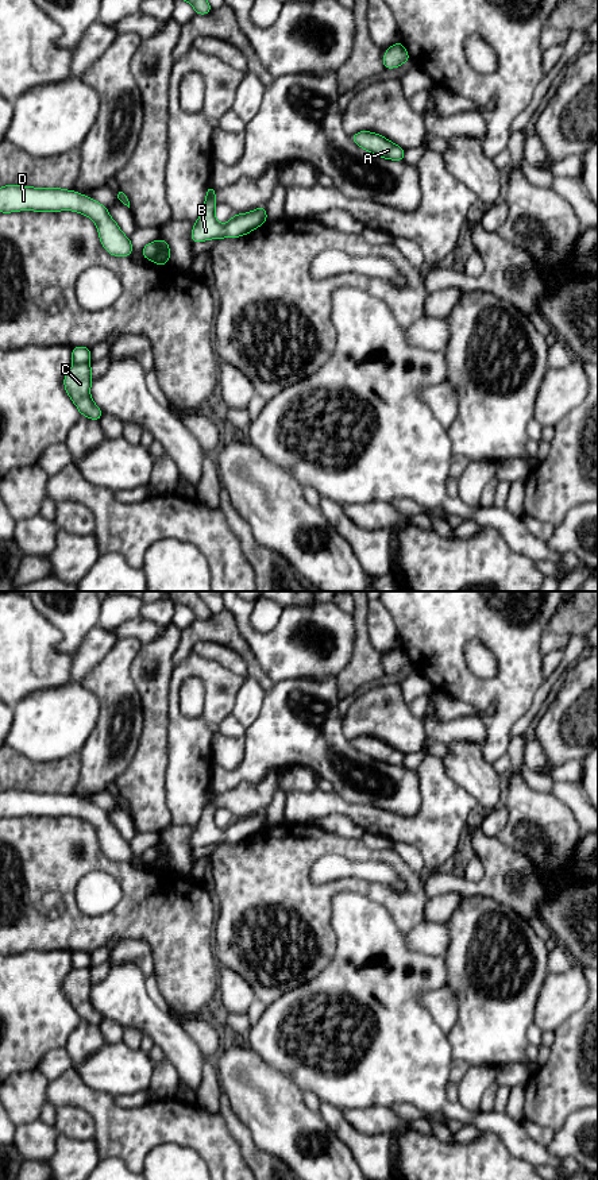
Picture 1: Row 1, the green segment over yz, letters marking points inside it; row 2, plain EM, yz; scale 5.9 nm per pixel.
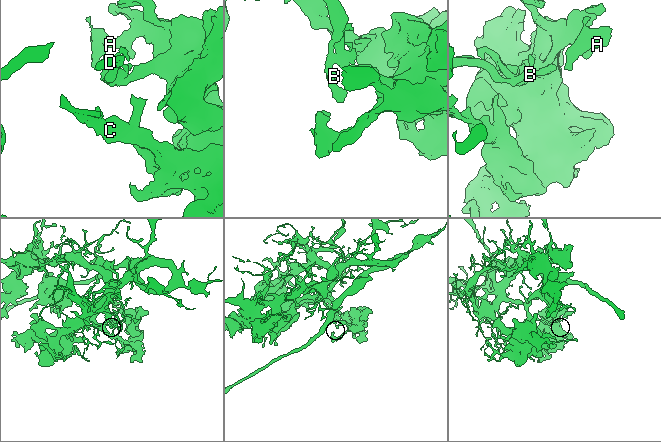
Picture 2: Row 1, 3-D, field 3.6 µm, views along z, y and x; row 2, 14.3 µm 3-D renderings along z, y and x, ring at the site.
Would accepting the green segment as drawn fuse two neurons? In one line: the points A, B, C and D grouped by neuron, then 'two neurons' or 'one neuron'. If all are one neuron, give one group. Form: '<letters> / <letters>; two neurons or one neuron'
A C / B D; two neurons

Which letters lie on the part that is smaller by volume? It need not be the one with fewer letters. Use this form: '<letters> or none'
A, C

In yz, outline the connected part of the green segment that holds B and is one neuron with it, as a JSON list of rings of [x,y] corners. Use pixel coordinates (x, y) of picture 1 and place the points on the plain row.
[[[212,790],[207,793],[207,802],[201,820],[194,826],[190,838],[193,848],[209,844],[240,842],[267,826],[266,813],[259,811],[247,818],[234,820],[228,828],[220,829],[215,821],[217,810],[215,797],[216,794]]]

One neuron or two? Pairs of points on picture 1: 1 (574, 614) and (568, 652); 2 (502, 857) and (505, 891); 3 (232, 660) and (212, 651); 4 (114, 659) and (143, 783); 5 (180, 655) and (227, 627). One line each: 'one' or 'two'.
1: two
2: one
3: one
4: two
5: one

